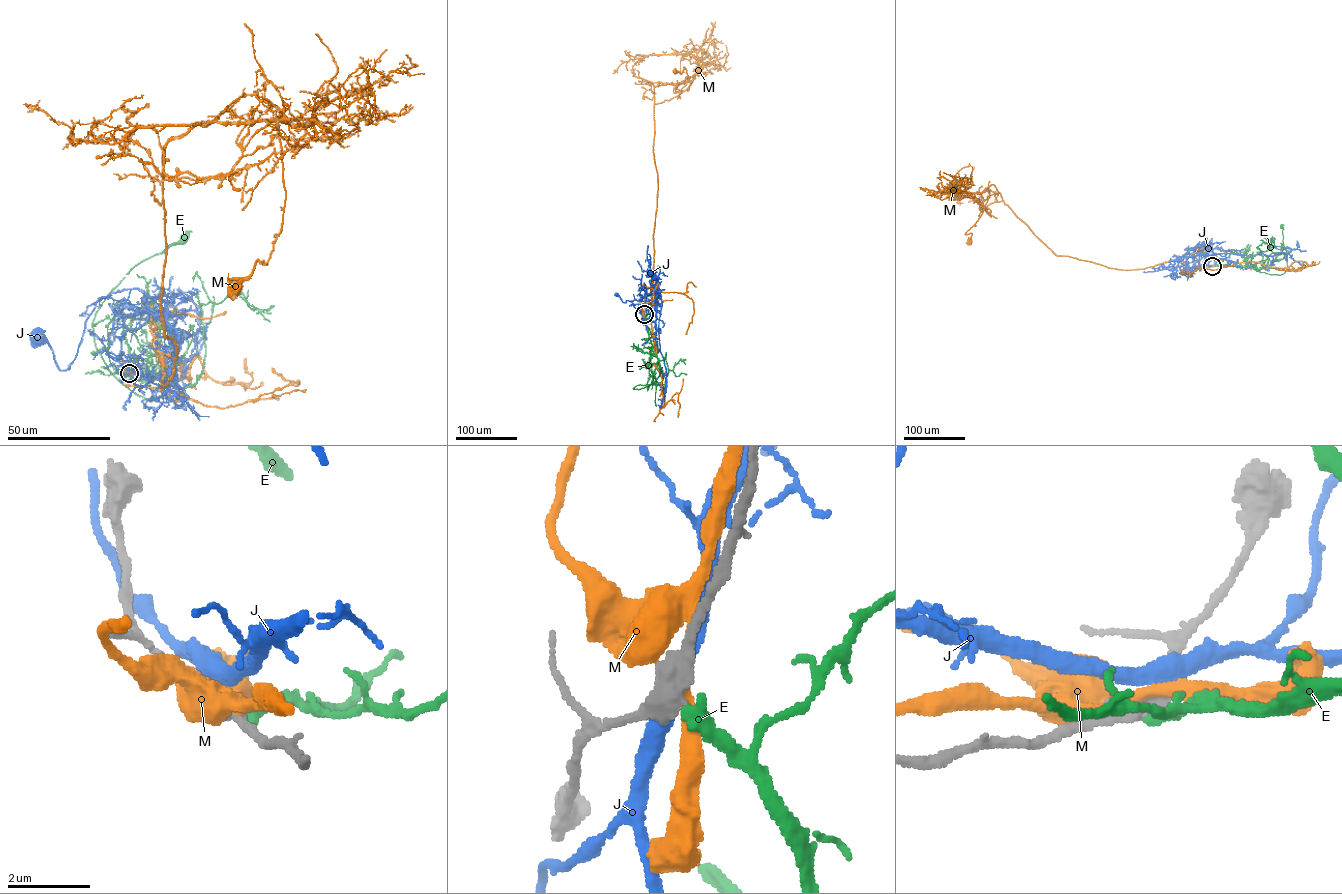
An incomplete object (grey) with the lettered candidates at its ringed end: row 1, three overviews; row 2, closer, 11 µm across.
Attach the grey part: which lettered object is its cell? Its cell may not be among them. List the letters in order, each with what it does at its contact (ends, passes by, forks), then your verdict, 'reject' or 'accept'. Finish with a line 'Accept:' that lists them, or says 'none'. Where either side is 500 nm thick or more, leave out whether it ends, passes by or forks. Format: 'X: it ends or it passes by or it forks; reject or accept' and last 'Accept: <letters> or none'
E: it ends; accept
J: it passes by; reject
M: it passes by; reject
Accept: E

